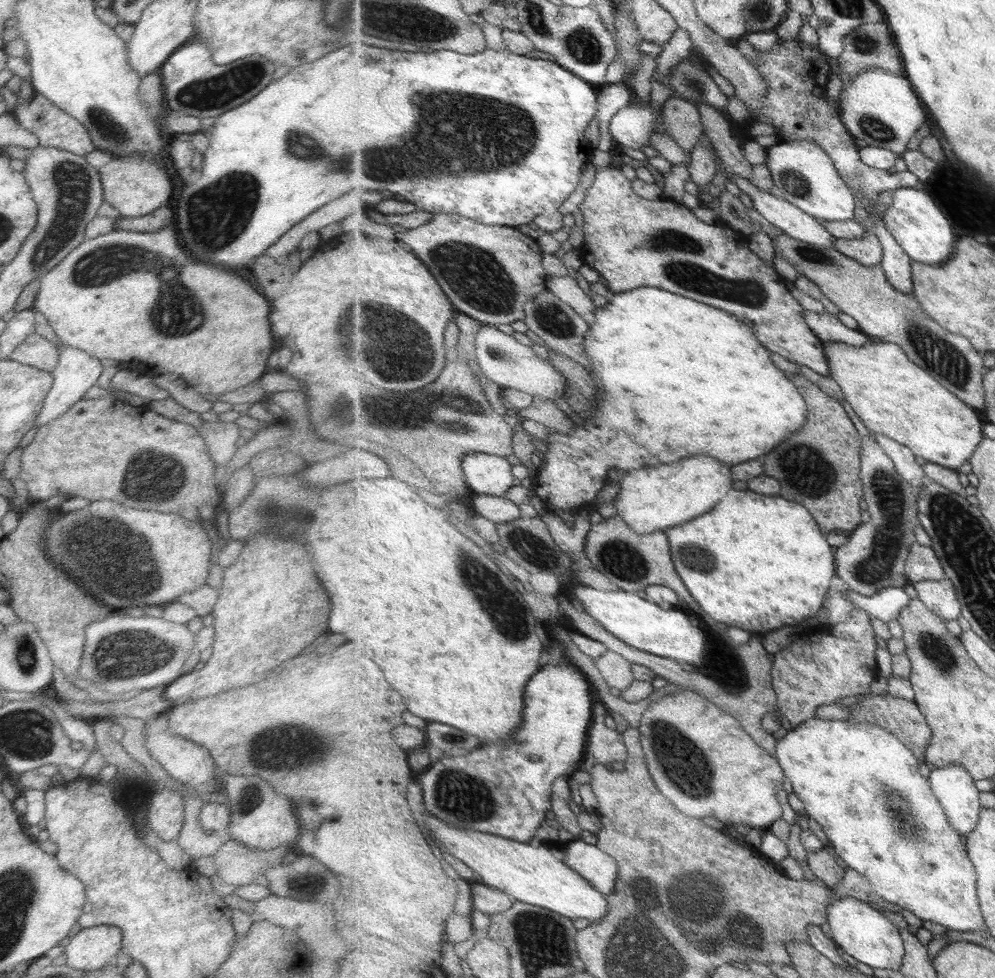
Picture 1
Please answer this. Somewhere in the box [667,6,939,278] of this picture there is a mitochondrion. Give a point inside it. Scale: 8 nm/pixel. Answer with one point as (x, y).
(690, 77)

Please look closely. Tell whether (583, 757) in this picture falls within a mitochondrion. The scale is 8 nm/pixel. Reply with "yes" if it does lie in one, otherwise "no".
no

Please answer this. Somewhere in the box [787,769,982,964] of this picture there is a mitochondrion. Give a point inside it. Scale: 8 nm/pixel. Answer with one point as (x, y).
(902, 822)

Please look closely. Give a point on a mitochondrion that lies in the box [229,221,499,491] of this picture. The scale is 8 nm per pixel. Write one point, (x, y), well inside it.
(407, 354)

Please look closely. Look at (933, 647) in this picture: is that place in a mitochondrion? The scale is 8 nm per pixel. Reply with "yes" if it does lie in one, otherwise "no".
yes

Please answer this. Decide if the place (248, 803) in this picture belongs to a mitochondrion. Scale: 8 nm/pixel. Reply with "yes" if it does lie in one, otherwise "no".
no

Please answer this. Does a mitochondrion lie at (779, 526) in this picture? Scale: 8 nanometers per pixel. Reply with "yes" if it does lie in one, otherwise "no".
no

